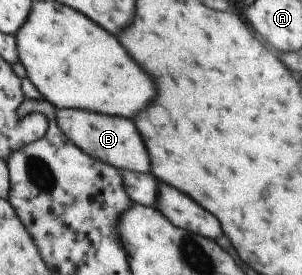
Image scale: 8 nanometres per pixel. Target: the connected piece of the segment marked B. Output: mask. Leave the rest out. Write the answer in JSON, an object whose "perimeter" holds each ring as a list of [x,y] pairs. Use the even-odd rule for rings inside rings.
{"perimeter":[[[56,109],[54,120],[60,132],[90,158],[117,169],[148,172],[148,156],[144,144],[130,120],[74,109]]]}

